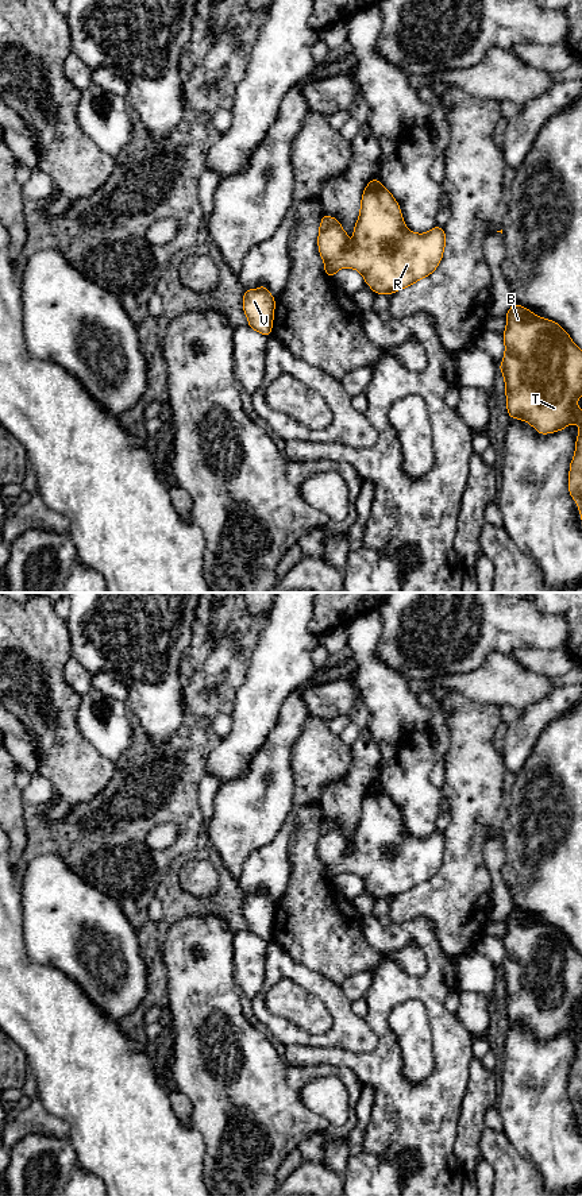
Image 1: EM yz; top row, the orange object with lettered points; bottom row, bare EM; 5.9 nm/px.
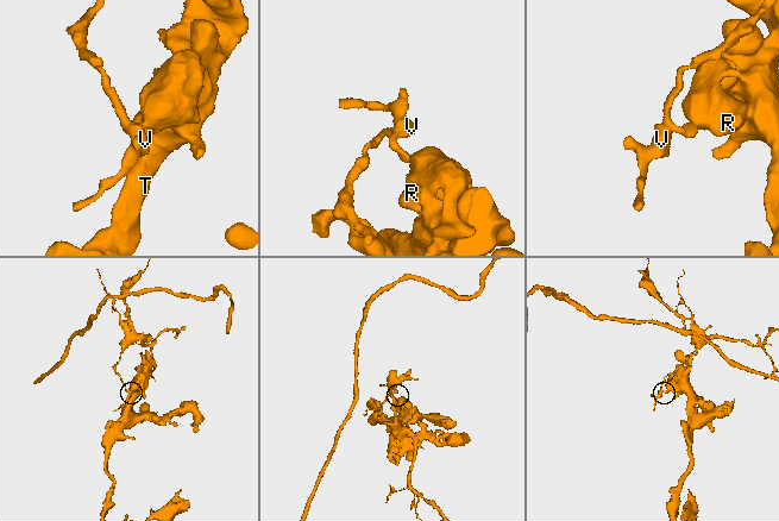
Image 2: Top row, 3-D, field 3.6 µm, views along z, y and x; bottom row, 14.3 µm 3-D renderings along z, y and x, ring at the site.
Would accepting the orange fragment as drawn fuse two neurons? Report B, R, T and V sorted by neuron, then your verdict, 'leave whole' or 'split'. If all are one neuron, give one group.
B R T / V | split

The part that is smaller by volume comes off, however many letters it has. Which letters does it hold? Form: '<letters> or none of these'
V

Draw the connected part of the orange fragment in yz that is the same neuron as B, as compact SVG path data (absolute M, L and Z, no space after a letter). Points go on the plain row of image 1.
M512 908L506 918L502 942L505 960L500 976L505 981L509 1022L528 1026L540 1039L558 1037L571 1027L579 1030L575 1061L570 1068L568 1097L582 1122L582 1015L577 1010L577 1003L582 1000L582 956L559 929L517 908Z

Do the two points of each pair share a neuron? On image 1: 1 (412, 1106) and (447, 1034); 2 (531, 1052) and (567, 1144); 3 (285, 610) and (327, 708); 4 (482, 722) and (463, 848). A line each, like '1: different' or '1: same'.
1: same
2: same
3: different
4: same

